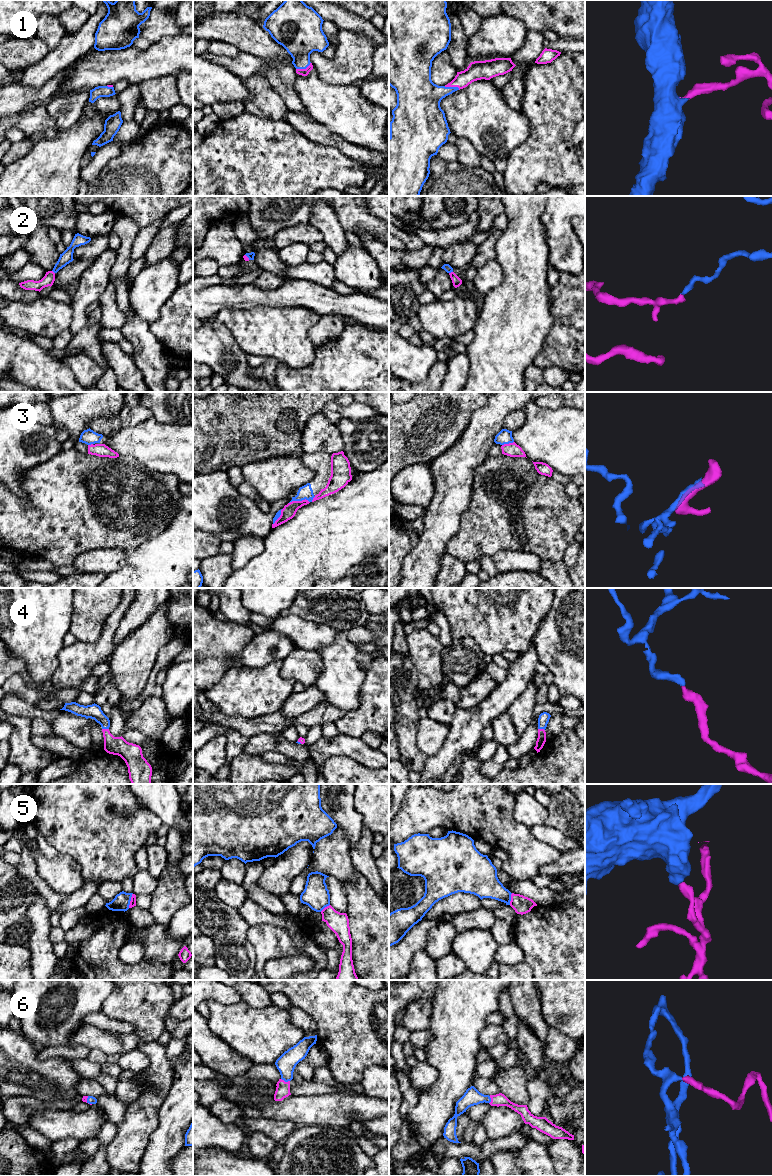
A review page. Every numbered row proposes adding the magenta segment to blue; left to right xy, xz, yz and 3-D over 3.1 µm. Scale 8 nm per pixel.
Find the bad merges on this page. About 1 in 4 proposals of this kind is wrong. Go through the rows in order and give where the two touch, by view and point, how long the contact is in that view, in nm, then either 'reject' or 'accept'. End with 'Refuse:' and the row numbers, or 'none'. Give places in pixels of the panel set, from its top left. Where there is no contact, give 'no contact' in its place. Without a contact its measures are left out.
1: contact xz (303, 68); length 130 nm; accept
2: contact yz (450, 272); length 40 nm; accept
3: contact xz (299, 500); length 170 nm; accept
4: contact xy (105, 728); length 60 nm; accept
5: contact xy (130, 900); length 120 nm; reject
6: contact xz (285, 1081); length 80 nm; accept
Refuse: 5

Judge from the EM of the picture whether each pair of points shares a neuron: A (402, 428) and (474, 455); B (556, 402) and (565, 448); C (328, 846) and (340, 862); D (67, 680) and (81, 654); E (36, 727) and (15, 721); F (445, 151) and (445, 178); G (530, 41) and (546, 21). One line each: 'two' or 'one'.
A: two
B: two
C: one
D: one
E: two
F: two
G: two

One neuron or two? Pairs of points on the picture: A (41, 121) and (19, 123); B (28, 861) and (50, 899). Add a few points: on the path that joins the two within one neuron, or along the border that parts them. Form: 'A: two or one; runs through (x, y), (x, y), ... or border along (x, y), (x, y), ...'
A: one; runs through (36, 121), (24, 121)
B: one; runs through (28, 870), (45, 890)

